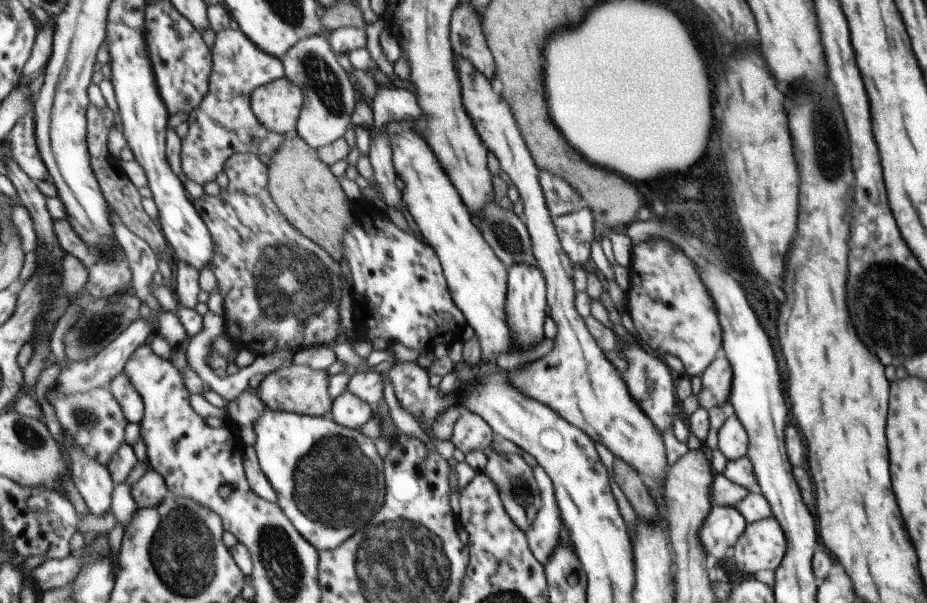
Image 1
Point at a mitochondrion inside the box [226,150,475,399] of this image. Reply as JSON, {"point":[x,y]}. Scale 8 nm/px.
{"point":[291,296]}

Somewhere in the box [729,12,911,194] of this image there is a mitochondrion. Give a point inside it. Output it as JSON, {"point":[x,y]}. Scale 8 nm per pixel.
{"point":[829,142]}

